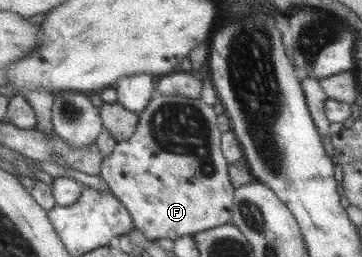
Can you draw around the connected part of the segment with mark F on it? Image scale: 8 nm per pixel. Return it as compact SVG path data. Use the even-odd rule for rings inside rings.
M160 95L149 101L149 104L139 114L139 124L135 133L133 133L126 141L117 141L113 152L103 159L100 175L107 182L111 193L113 193L129 211L134 220L135 228L141 230L147 238L152 241L157 239L169 238L177 240L183 236L194 235L195 233L209 230L221 225L225 225L232 220L232 207L234 206L235 188L230 181L228 166L230 165L222 153L222 132L218 124L218 114L215 112L214 106L206 104L201 98L190 99L186 96L165 96Z

